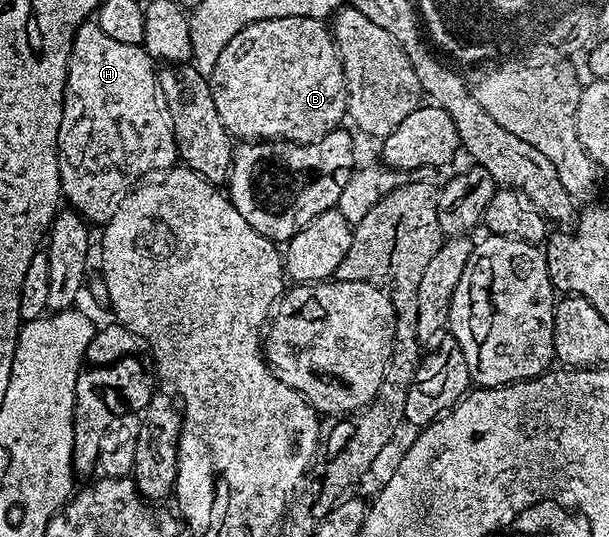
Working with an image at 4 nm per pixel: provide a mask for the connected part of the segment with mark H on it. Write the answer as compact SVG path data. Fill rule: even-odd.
M84 21L76 29L71 42L71 52L67 58L67 80L63 86L63 112L61 113L61 125L59 126L59 185L62 198L66 202L68 199L71 202L68 204L78 211L87 220L88 224L96 225L95 223L99 223L98 225L103 225L110 219L112 210L120 196L132 190L144 177L150 176L147 175L150 171L162 173L176 166L176 163L175 130L169 113L169 105L165 101L165 93L161 93L156 60L152 59L151 54L142 45L138 43L125 45L125 41L116 41L114 37L109 37L109 33L105 33L99 28L98 22Z

